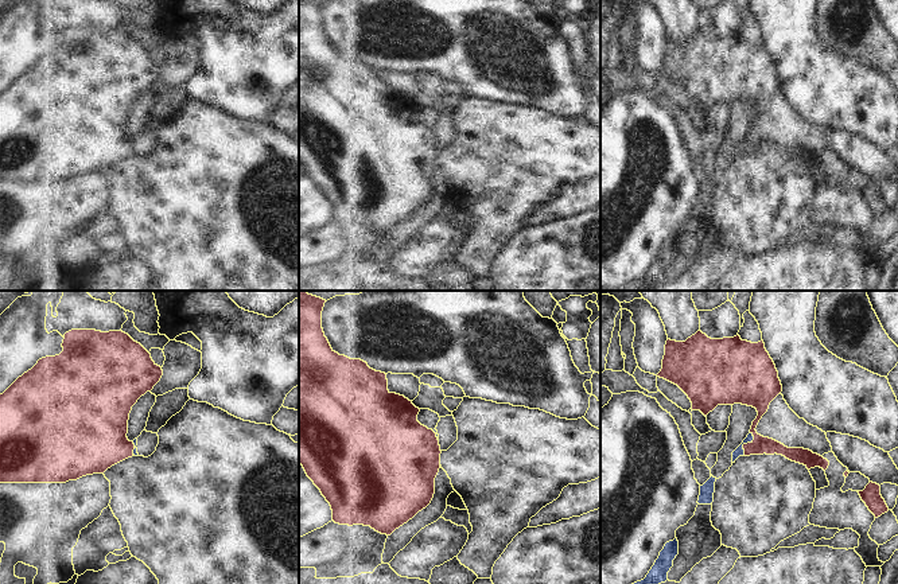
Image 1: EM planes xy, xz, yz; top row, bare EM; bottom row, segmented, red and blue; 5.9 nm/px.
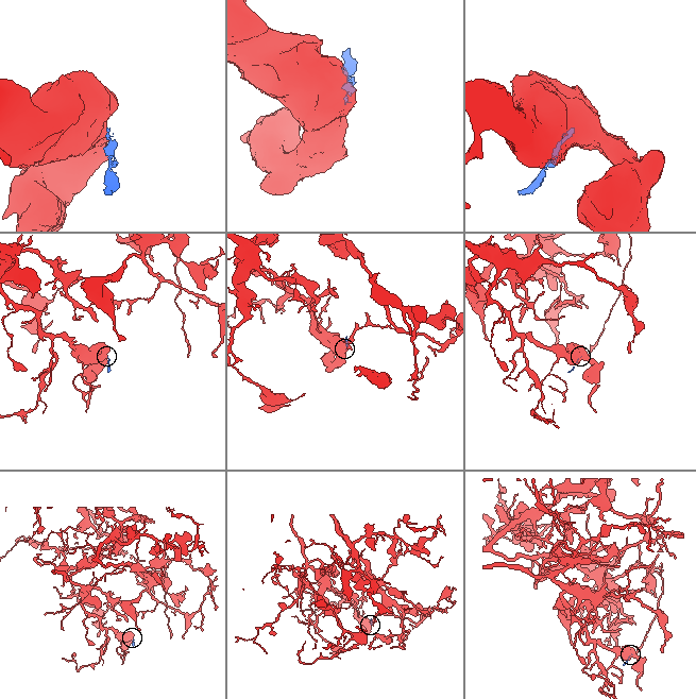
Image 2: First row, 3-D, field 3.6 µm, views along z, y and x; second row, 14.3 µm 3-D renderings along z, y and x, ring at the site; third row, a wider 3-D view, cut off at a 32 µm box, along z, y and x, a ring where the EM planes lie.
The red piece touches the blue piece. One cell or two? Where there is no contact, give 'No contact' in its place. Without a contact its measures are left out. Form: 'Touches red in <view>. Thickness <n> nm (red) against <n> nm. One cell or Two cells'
Touches red in yz. Thickness 110 nm (red) against 60 nm. Two cells.

